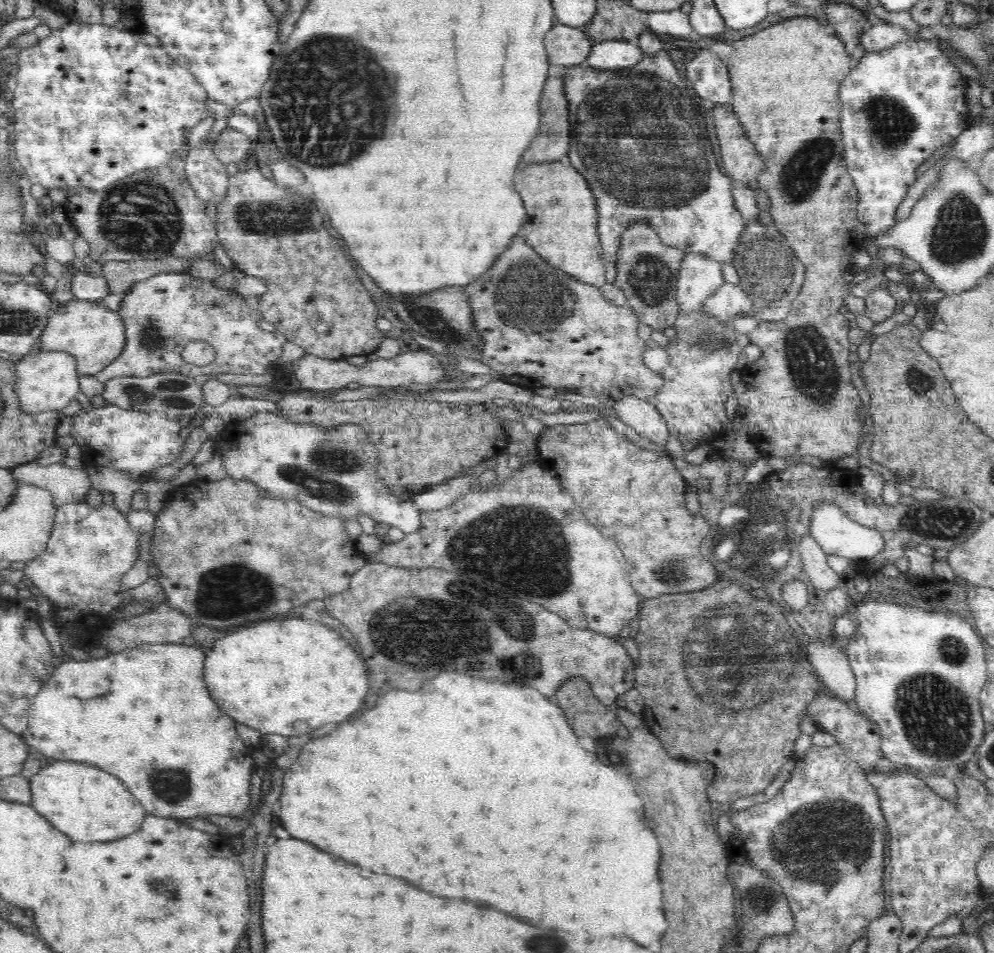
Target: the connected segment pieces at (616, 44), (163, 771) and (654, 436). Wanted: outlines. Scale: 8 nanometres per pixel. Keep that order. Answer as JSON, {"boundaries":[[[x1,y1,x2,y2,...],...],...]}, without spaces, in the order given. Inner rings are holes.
{"boundaries":[[[610,40,593,46,584,64,598,70,632,68,645,56,636,44]],[[140,644,136,648,122,650,116,654,106,655,102,658,90,658,87,661,64,661,60,663,54,674,50,676,48,684,32,698,30,708,27,708,28,724,22,732,24,742,32,748,36,748,44,757,55,760,72,762,86,762,92,766,102,768,108,774,114,774,124,782,124,786,136,796,136,800,142,804,148,815,174,816,174,818,196,818,196,816,240,816,250,808,250,778,256,765,252,759,255,748,244,745,240,740,236,726,231,718,220,714,221,710,216,706,215,700,208,692,204,680,204,661,207,649,201,645,187,646,178,644]],[[625,396,610,404,614,416,638,434,657,445,664,446,669,432,662,415,647,400,636,396]]]}

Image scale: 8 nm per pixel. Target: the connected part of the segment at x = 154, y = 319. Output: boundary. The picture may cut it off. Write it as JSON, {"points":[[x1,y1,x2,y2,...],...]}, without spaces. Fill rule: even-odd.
{"points":[[160,273,152,278,133,284,124,295,117,311,125,328,126,342,120,356,108,364,95,377,100,382,122,378,122,376,138,376,146,378,160,372,176,372,184,376,204,376,214,374,293,374,290,365,281,364,284,337,280,332,268,332,260,329,258,322,262,320,260,311,248,307,244,298,236,290,222,289,214,286,211,280,197,279,188,273],[201,340,216,349,216,360,206,366,194,366,183,361,182,351,192,341]]}

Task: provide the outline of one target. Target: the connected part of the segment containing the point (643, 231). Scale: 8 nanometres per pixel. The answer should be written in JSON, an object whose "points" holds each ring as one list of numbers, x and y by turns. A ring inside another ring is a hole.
{"points":[[642,221,630,224,625,232,622,233,620,247,616,254,617,275,620,276,620,290,630,290,632,284,630,274,632,268,636,266,636,262,646,254,646,256,658,256,662,262,664,260,672,260,672,262,664,262,670,270,679,270,682,260,687,253,680,251,676,247,664,245,658,234,652,227]]}

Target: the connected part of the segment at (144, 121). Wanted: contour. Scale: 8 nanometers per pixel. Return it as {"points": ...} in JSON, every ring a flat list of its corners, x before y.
{"points":[[68,23,63,30,55,30,44,40,38,40,36,45,22,49,14,57,16,87,9,94,9,99,14,107,15,121,15,156,31,184,41,184,46,188,60,188,82,186,90,190,103,190,111,187,112,184,119,183,140,170,148,168,160,168,168,164,168,160,173,158,180,151,182,146,186,146,188,136,192,128,198,126,199,122,206,120,210,116,206,102,208,95,205,88,194,78,194,75,184,67,178,65,161,47,152,47,142,39,142,31,116,30,114,27,103,24]]}

